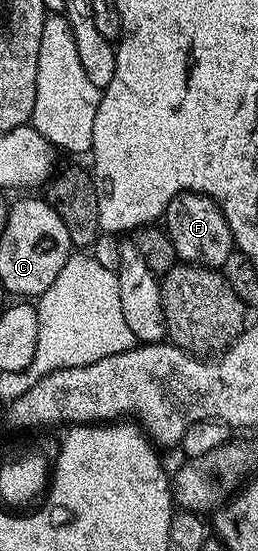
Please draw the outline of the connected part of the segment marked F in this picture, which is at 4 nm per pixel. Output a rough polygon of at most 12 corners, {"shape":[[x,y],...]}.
{"shape":[[178,193],[164,228],[178,261],[221,270],[235,252],[220,207]]}

